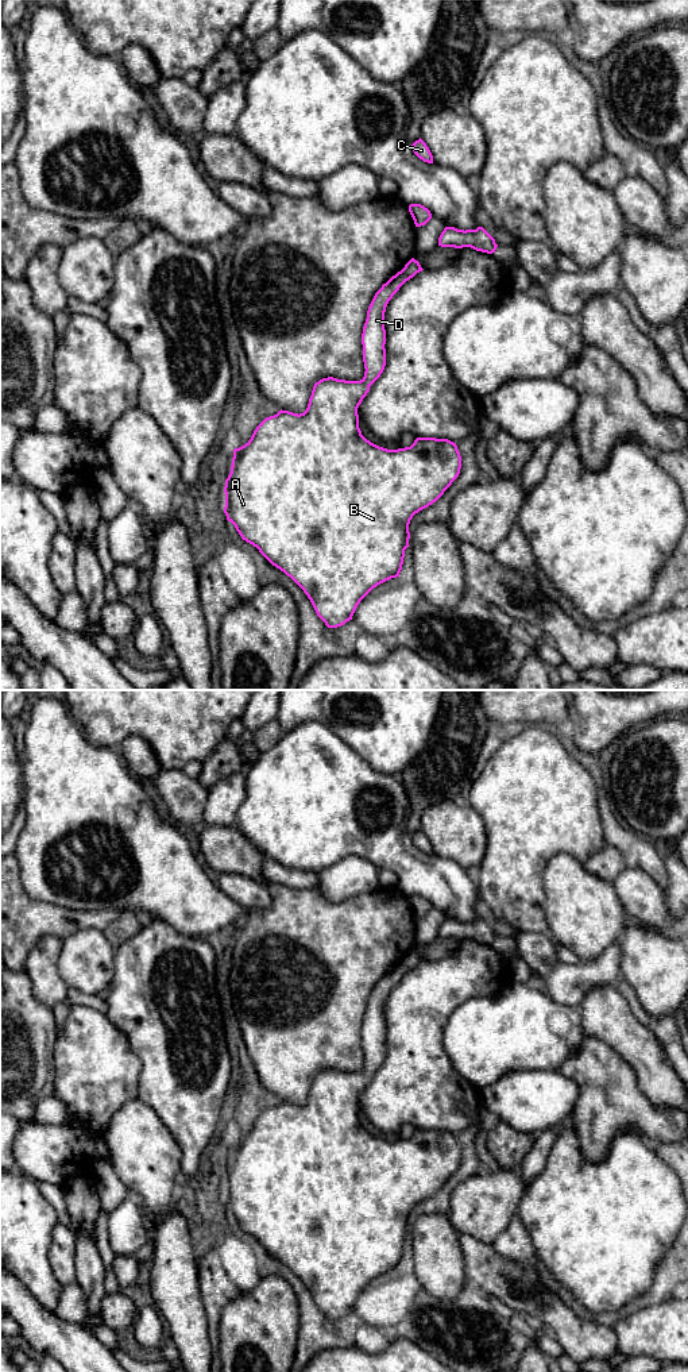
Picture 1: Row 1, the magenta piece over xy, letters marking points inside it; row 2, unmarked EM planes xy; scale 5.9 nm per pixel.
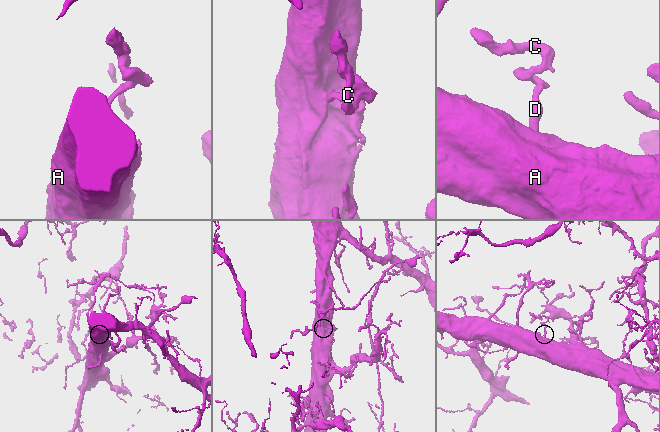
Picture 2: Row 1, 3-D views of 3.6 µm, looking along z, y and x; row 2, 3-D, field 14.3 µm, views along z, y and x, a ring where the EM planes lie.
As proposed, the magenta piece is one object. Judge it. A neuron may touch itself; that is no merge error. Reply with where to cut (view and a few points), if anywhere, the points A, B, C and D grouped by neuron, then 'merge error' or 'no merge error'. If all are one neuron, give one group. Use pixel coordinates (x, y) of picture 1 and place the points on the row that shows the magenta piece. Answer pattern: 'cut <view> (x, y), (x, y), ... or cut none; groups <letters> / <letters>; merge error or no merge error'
cut none; groups A B C D; no merge error

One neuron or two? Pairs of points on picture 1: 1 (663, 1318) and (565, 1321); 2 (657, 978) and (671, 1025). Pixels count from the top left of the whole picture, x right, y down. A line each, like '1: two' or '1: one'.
1: two
2: two

